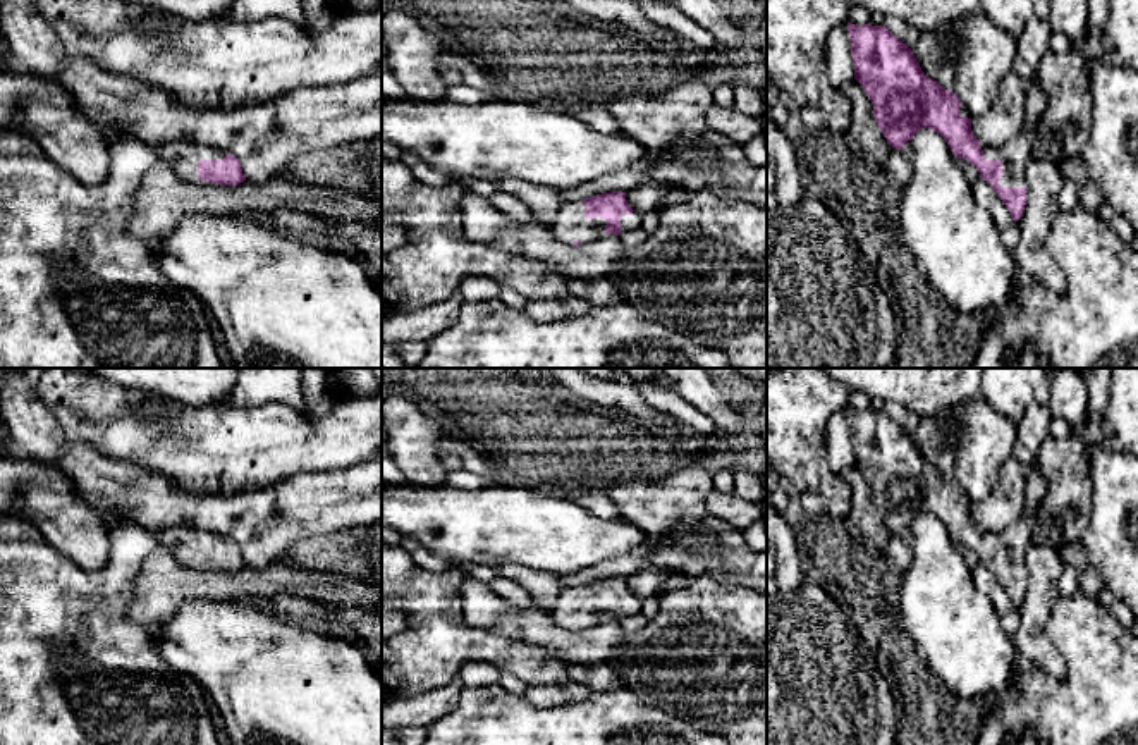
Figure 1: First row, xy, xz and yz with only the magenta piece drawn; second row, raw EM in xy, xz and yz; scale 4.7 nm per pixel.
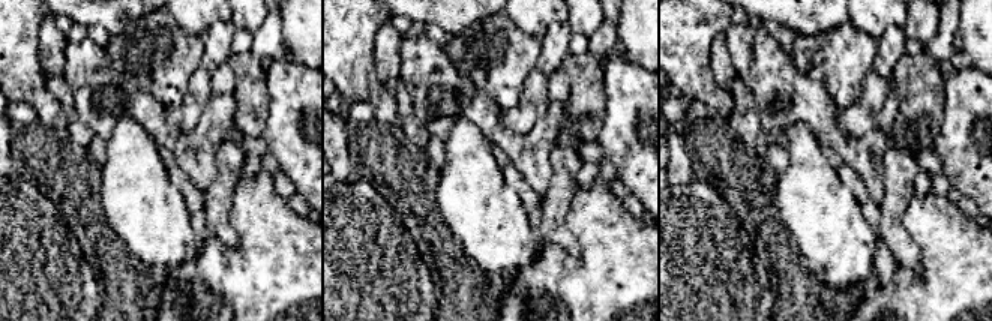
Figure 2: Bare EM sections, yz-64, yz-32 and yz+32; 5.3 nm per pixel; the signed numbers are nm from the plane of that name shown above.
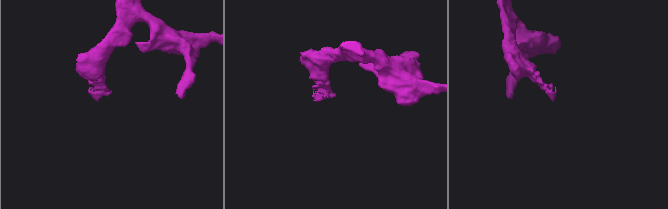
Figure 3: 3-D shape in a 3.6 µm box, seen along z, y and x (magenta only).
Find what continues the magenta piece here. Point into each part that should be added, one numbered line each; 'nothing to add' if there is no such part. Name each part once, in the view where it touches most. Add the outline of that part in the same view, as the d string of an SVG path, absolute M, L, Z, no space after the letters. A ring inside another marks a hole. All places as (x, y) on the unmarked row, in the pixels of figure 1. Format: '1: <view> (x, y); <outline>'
1: yz (1016, 537); M1019 514L1000 532L988 532L980 528L985 545L1000 545L1002 547L1002 563L999 570L1002 573L1025 573L1026 571L1026 552L1035 542L1035 516Z

